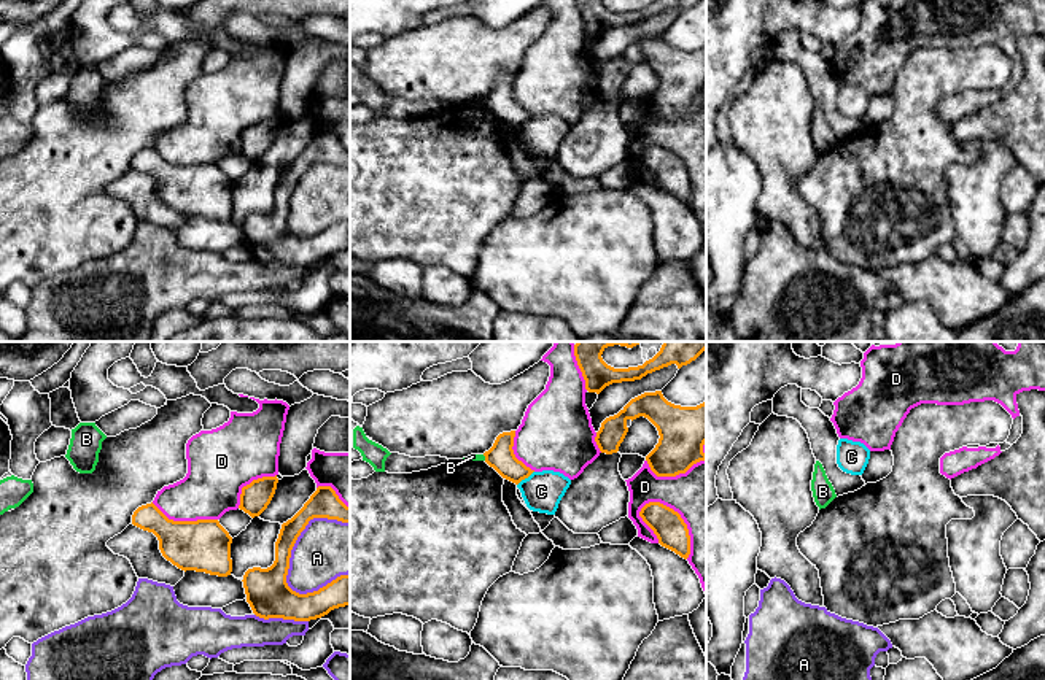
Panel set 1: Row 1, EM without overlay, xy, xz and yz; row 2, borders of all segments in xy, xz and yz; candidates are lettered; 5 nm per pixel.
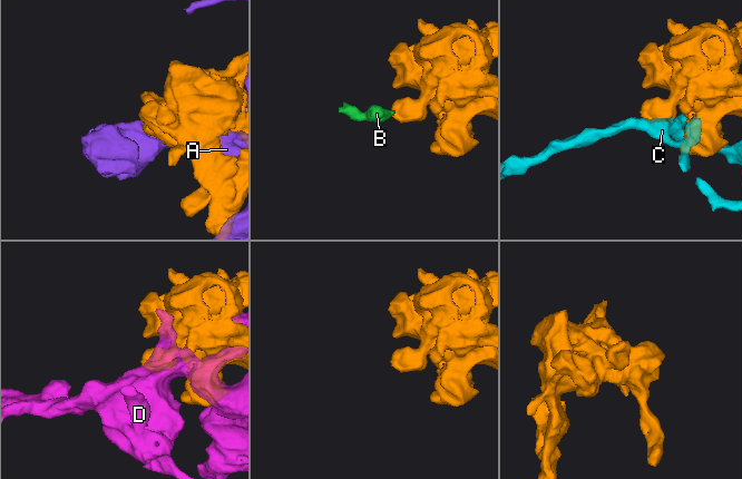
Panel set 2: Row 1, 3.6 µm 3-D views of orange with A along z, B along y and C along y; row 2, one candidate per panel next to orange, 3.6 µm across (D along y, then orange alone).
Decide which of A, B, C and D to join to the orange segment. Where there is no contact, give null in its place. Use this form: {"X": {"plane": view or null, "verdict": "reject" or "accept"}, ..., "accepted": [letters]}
{"A": {"plane": "xy", "verdict": "reject"}, "B": {"plane": "xz", "verdict": "reject"}, "C": {"plane": "xz", "verdict": "reject"}, "D": {"plane": "xz", "verdict": "reject"}, "accepted": []}

